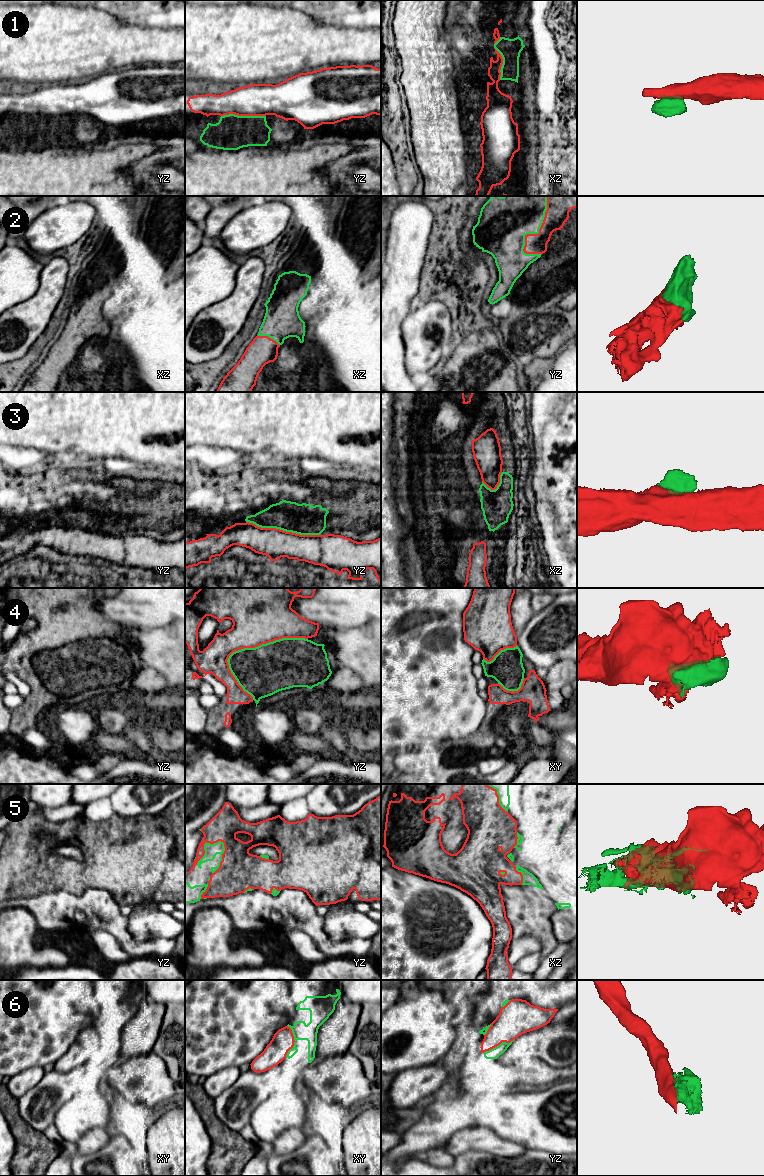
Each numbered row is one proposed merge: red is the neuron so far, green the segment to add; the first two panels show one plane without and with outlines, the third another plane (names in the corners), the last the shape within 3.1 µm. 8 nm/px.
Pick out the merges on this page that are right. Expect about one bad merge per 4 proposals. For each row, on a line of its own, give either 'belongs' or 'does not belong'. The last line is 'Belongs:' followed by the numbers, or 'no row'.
1: does not belong
2: belongs
3: does not belong
4: belongs
5: belongs
6: belongs
Belongs: 2, 4, 5, 6

